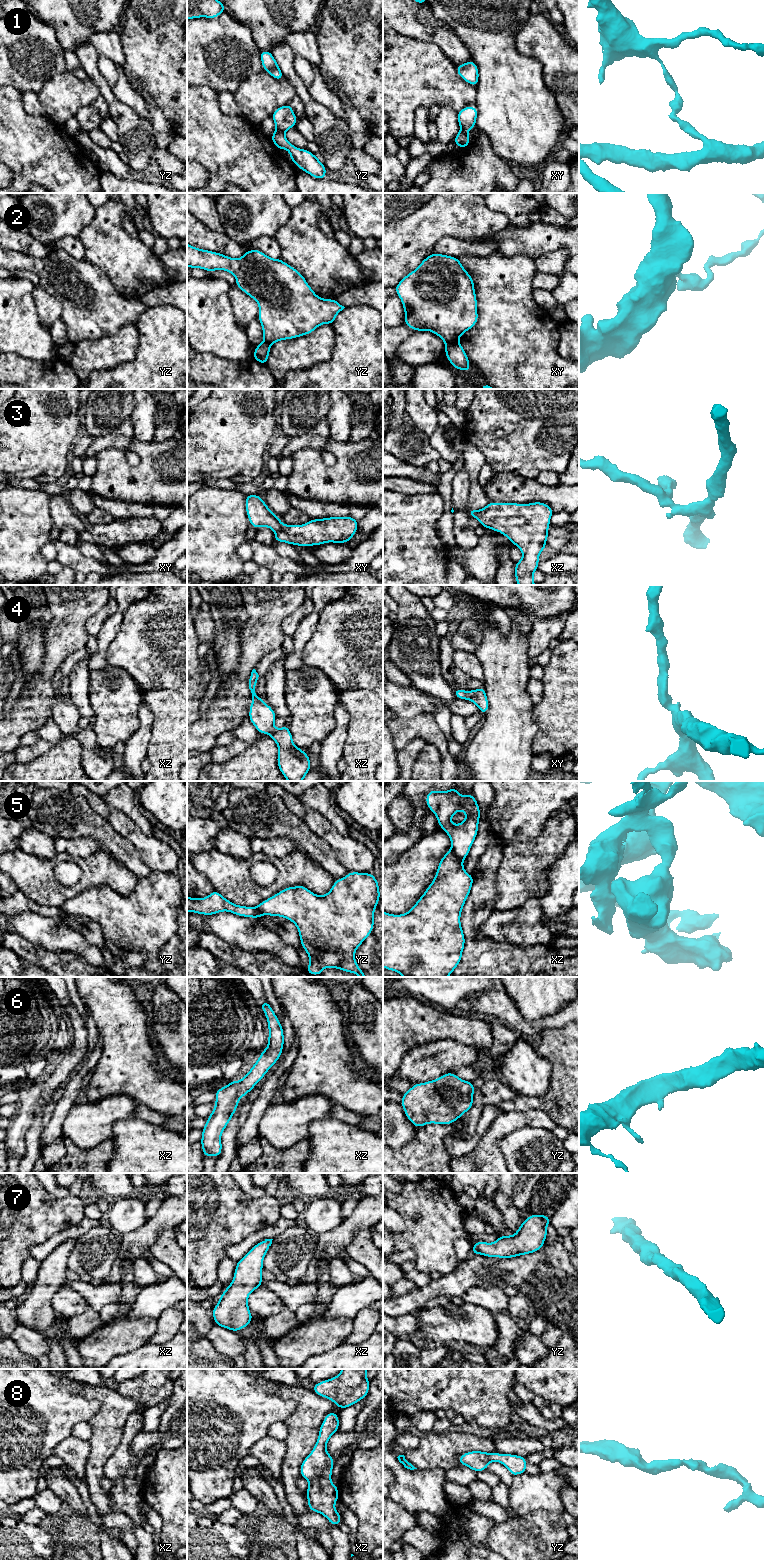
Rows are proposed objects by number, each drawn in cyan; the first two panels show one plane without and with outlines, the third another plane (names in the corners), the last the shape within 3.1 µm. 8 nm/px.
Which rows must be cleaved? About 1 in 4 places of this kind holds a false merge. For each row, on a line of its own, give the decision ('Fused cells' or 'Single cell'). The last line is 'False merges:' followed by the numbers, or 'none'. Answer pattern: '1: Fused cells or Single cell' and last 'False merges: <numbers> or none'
1: Fused cells
2: Fused cells
3: Fused cells
4: Single cell
5: Fused cells
6: Single cell
7: Single cell
8: Single cell
False merges: 1, 2, 3, 5

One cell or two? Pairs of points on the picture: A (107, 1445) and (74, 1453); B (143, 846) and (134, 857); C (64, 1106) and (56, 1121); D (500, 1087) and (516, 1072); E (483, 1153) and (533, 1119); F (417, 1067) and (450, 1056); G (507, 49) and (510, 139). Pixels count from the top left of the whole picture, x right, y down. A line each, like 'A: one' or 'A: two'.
A: two
B: two
C: one
D: two
E: one
F: one
G: one

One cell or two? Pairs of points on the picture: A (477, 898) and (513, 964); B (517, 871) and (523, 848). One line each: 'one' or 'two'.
A: one
B: one

